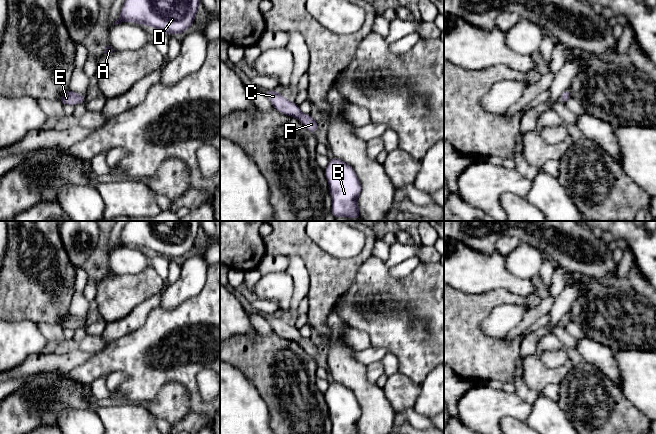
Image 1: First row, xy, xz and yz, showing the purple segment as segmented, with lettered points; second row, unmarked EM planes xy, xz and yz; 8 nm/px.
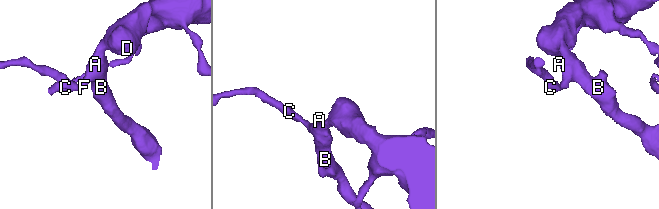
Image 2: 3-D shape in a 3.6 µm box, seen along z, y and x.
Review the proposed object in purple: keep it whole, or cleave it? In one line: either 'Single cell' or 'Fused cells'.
Single cell

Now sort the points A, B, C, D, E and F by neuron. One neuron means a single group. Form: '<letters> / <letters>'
A B C D E F

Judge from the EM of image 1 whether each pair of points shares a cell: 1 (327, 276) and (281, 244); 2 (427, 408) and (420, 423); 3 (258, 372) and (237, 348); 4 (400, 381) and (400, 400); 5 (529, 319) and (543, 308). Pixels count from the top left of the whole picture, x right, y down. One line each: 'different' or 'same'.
1: same
2: different
3: same
4: same
5: same

